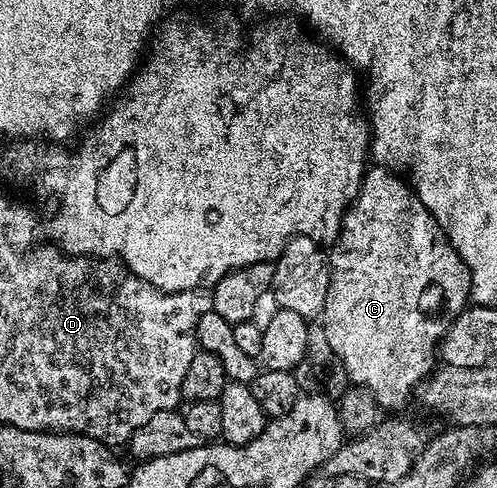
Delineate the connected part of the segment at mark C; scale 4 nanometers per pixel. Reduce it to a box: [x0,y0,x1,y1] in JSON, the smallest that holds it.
[322,166,471,410]

